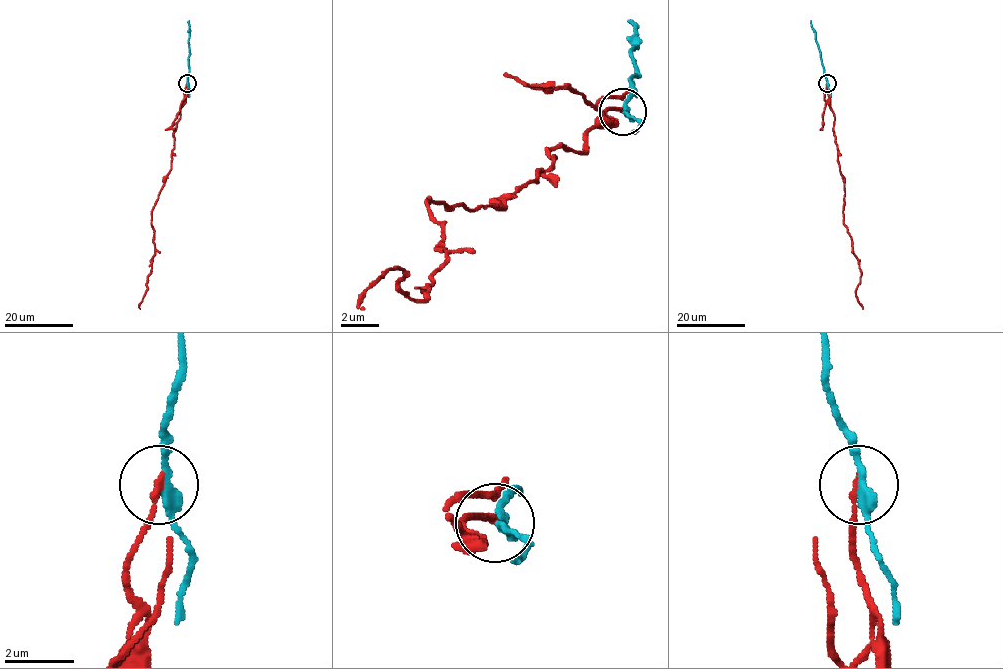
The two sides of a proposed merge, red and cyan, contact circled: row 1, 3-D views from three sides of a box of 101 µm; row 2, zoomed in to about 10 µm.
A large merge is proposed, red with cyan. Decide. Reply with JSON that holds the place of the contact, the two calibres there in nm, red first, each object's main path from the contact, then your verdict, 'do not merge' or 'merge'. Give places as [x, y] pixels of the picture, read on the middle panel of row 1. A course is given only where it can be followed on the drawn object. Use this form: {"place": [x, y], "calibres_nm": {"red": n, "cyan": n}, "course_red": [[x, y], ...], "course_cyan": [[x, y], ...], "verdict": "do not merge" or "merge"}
{"place": [622, 112], "calibres_nm": {"red": 180, "cyan": 280}, "course_red": [[621, 113], [588, 150], [546, 150], [499, 207], [429, 197], [429, 296], [392, 268], [364, 310]], "course_cyan": [[621, 113], [635, 94], [635, 29], [626, 19]], "verdict": "do not merge"}

